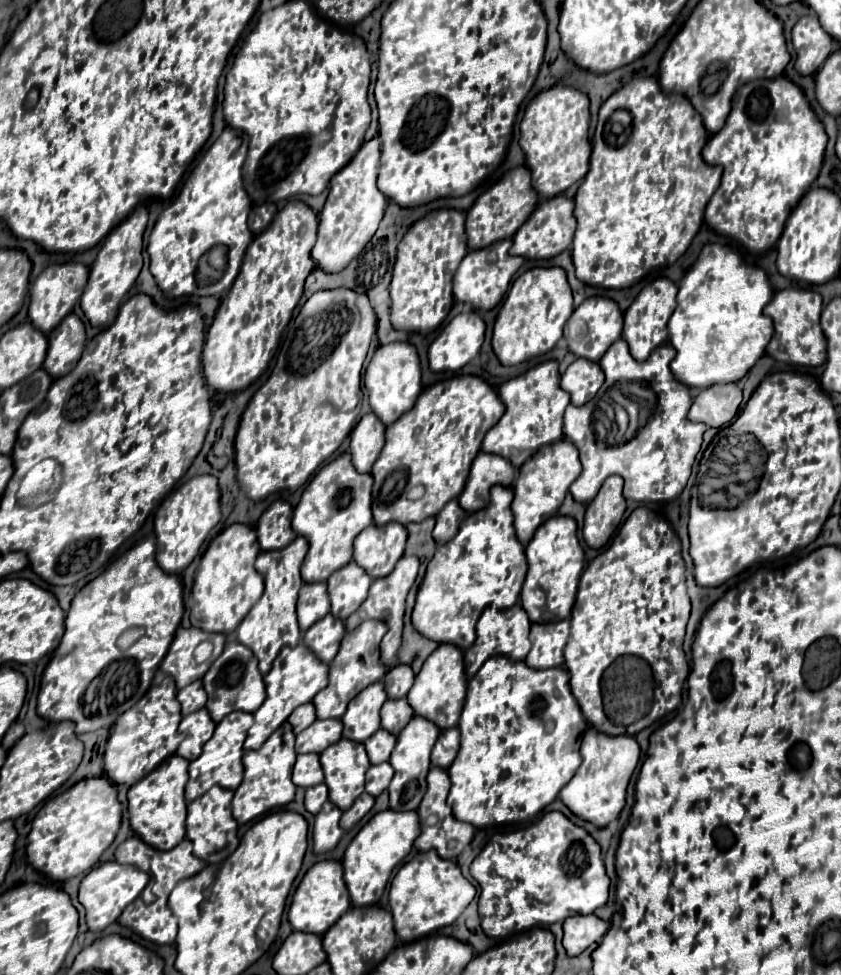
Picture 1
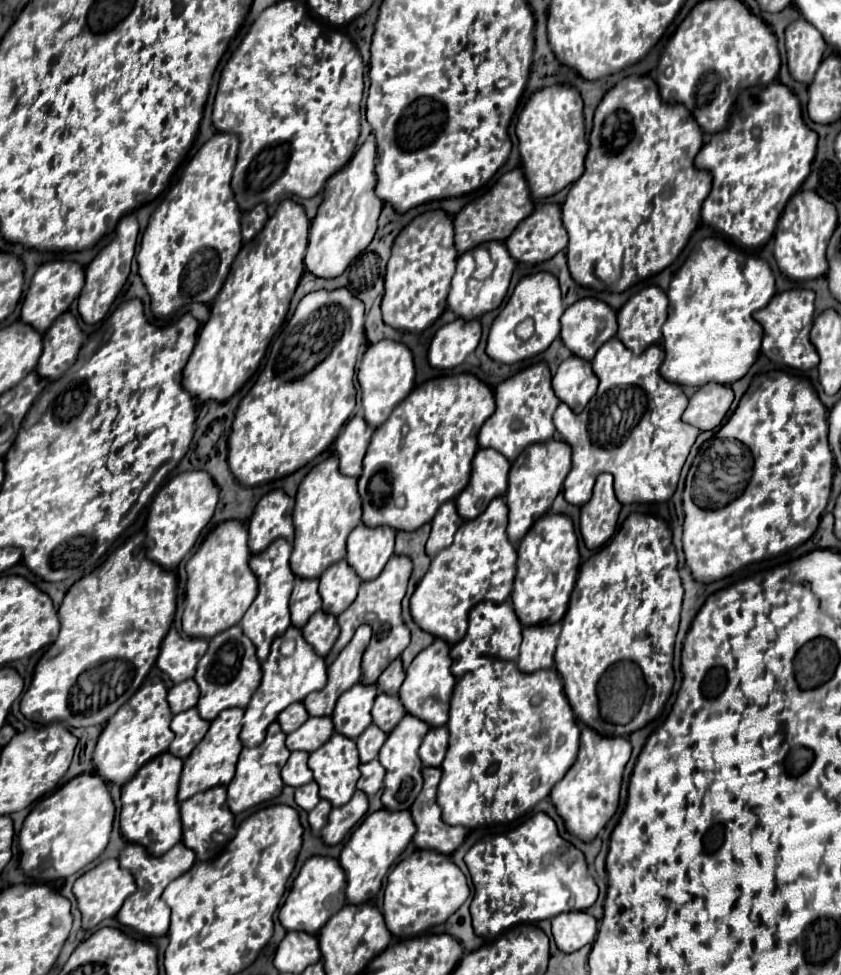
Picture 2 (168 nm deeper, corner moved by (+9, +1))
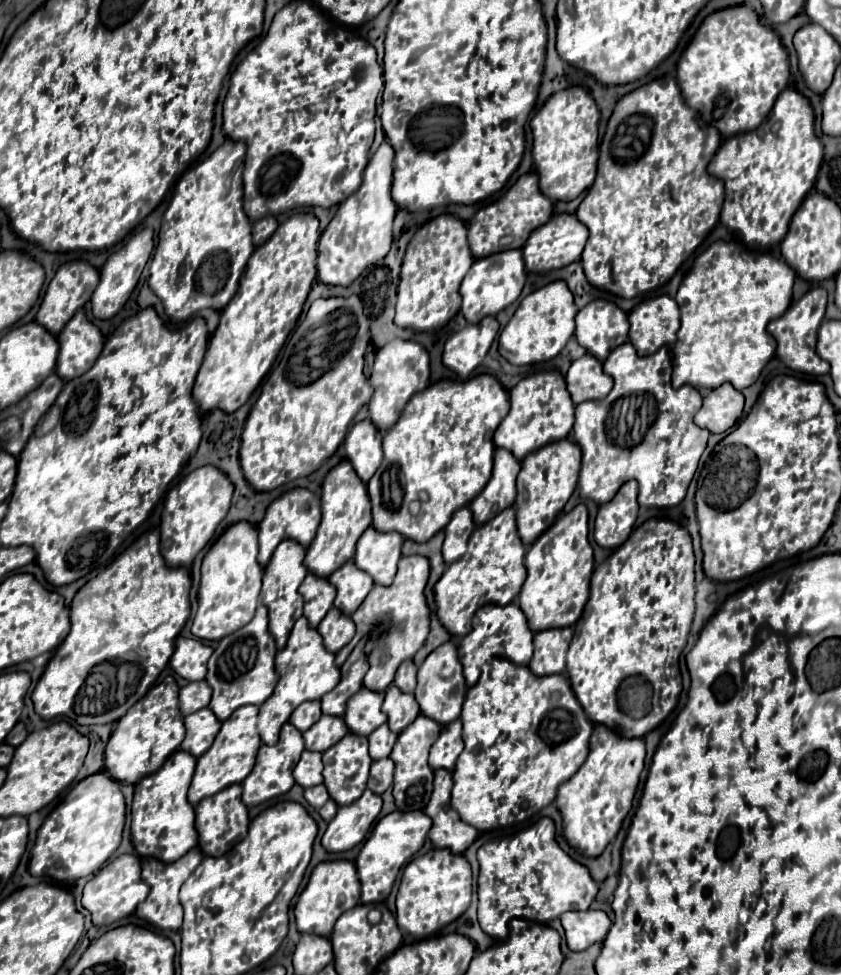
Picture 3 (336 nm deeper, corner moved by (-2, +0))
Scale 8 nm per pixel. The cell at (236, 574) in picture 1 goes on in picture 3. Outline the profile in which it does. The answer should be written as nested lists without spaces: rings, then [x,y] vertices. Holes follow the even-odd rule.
[[[237,522],[205,554],[201,566],[199,610],[191,626],[193,636],[201,640],[221,640],[251,622],[263,578],[263,568],[257,562],[257,550],[257,528],[249,522]]]

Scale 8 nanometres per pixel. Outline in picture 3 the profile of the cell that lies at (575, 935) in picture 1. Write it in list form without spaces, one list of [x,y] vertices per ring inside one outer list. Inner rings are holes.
[[[585,910],[585,912],[565,912],[559,916],[565,928],[565,940],[571,950],[587,950],[595,942],[603,942],[611,920],[603,910]]]

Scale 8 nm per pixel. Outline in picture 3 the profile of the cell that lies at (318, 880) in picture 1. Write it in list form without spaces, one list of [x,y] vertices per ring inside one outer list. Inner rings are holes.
[[[335,860],[335,862],[321,862],[311,872],[309,884],[299,894],[299,900],[295,904],[295,922],[299,932],[309,932],[317,936],[331,936],[333,926],[337,918],[359,904],[361,896],[361,882],[355,870],[353,862],[347,860]]]

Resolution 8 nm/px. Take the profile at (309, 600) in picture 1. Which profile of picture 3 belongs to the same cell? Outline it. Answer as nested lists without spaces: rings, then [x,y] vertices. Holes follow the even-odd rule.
[[[309,572],[299,586],[299,592],[305,598],[305,618],[309,620],[311,628],[317,628],[327,610],[333,606],[335,586],[327,578],[319,578]]]

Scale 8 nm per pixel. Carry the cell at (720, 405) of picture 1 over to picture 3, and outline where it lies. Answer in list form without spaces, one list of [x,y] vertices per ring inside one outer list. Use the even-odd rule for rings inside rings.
[[[721,384],[705,400],[695,414],[695,424],[709,432],[727,432],[743,414],[743,394],[731,384]]]

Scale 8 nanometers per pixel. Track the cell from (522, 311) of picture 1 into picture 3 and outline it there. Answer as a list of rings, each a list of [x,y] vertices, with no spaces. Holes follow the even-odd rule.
[[[563,280],[551,282],[531,292],[527,298],[521,300],[517,312],[503,328],[499,336],[499,354],[515,366],[547,362],[555,358],[575,332],[575,314],[577,314],[577,308],[573,304],[573,296],[567,284],[563,284]]]

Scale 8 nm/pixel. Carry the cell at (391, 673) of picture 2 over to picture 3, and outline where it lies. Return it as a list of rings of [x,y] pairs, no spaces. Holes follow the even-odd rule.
[[[405,660],[393,680],[403,692],[413,692],[417,686],[417,666],[413,664],[413,660]]]

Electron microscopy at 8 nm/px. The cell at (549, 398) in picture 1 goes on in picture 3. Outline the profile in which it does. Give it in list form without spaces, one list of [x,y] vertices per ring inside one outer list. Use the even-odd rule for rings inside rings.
[[[557,370],[523,378],[511,390],[511,410],[495,430],[495,446],[507,448],[517,460],[539,450],[545,444],[563,440],[573,428],[573,402],[565,388],[565,380]]]

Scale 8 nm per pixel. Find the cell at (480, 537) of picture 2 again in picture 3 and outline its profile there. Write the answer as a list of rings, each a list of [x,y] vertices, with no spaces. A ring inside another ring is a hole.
[[[507,508],[487,524],[481,524],[469,538],[469,550],[463,558],[447,566],[441,580],[435,584],[437,616],[441,624],[457,638],[471,632],[471,618],[485,604],[509,604],[517,598],[525,582],[525,548],[517,534],[515,510]]]

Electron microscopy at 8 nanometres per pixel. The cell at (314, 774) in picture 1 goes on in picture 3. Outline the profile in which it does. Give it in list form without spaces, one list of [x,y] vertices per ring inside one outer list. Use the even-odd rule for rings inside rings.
[[[305,750],[301,754],[301,760],[297,762],[295,770],[293,770],[293,776],[295,776],[295,782],[301,784],[303,788],[309,788],[309,786],[317,786],[323,782],[323,762],[321,762],[321,752],[311,752],[311,750]]]

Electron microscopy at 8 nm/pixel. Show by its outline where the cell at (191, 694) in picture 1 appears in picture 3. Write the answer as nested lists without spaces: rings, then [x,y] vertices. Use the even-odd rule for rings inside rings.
[[[205,680],[189,682],[179,692],[179,708],[181,708],[183,716],[193,714],[193,712],[209,706],[209,702],[211,702],[211,688]]]

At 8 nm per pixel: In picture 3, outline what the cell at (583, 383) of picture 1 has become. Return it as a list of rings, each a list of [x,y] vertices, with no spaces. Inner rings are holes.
[[[585,354],[571,364],[565,382],[573,404],[603,400],[613,388],[613,378],[603,372],[603,364],[591,354]]]

